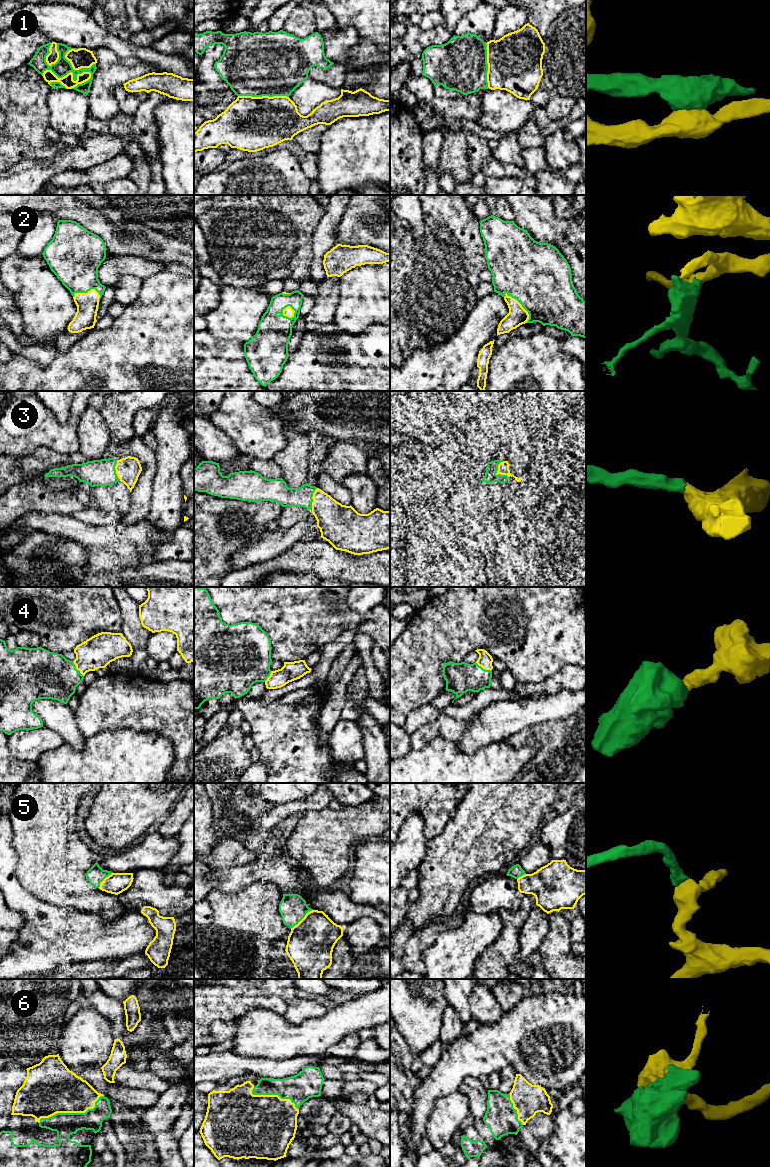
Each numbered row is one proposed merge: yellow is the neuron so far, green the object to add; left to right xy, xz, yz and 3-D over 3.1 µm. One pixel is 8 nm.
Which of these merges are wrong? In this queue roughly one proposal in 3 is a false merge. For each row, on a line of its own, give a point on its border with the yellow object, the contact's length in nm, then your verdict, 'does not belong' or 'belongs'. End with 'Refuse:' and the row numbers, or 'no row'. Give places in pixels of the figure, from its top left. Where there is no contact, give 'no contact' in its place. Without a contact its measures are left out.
1: xy (72, 73) | 400 nm | does not belong
2: yz (521, 306) | 300 nm | belongs
3: yz (497, 472) | 150 nm | belongs
4: xy (77, 669) | 160 nm | belongs
5: xz (302, 919) | 240 nm | belongs
6: xy (71, 1112) | 550 nm | belongs
Refuse: 1

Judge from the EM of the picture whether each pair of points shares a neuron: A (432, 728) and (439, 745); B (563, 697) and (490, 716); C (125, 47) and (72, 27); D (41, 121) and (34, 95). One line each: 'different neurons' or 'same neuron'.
A: different neurons
B: same neuron
C: same neuron
D: same neuron

